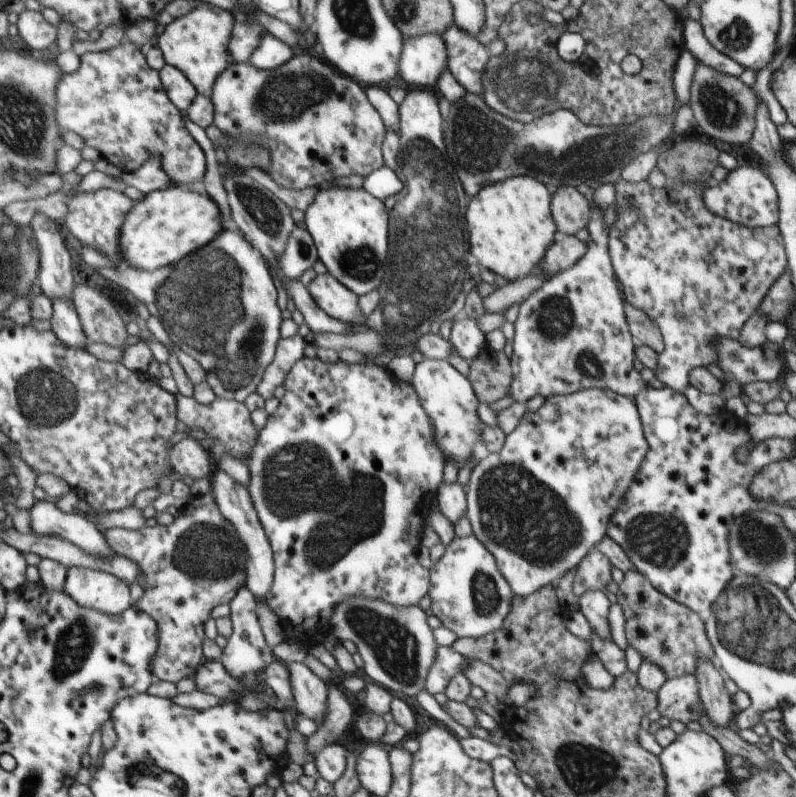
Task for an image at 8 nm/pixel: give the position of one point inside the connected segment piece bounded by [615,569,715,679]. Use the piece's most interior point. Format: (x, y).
(670, 635)

